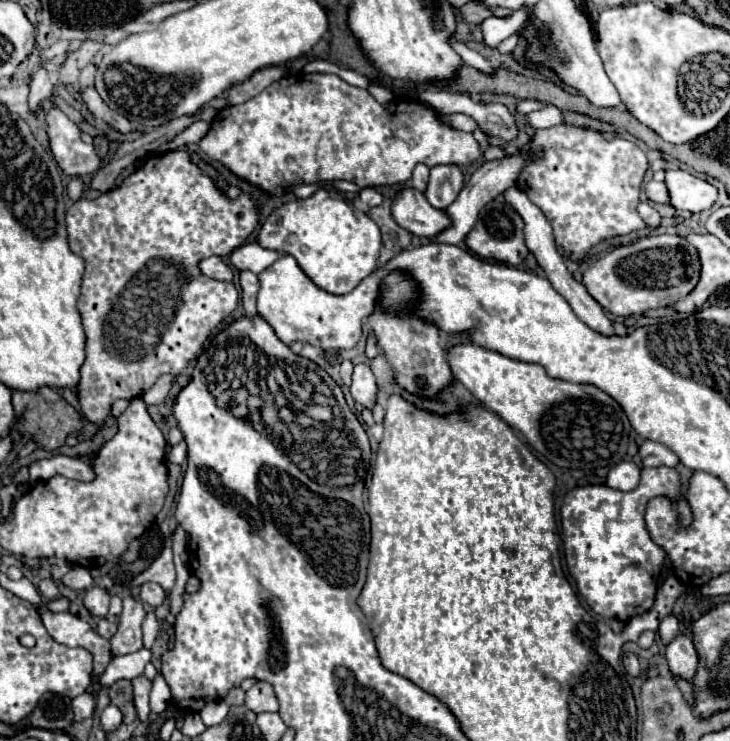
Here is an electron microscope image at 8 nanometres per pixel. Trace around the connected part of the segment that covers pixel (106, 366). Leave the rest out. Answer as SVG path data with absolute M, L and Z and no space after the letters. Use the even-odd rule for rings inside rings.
M187 151L149 155L143 167L119 187L101 193L97 199L79 199L71 205L67 211L67 235L71 251L85 259L85 277L77 307L87 335L87 357L81 365L81 379L75 391L79 409L89 421L105 421L113 401L143 395L161 373L179 375L203 351L207 337L237 307L237 289L233 283L205 277L197 263L215 253L237 249L253 233L257 221L255 201L249 195L229 201L189 161Z

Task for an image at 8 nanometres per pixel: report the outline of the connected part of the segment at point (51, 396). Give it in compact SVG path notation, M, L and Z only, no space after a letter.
M39 387L37 391L19 391L13 389L13 407L15 407L15 417L25 419L19 421L19 431L27 431L33 435L33 439L43 447L43 449L59 449L65 445L65 439L69 433L75 433L81 429L81 417L75 407L65 403L61 395L57 395L51 387Z

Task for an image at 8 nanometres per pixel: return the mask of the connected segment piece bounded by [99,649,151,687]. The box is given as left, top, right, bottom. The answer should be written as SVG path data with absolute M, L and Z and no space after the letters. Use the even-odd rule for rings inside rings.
M139 649L139 651L129 653L129 655L113 657L111 665L101 675L99 685L101 687L111 687L119 679L135 679L137 675L143 673L143 669L149 661L151 661L151 651L147 651L147 649Z

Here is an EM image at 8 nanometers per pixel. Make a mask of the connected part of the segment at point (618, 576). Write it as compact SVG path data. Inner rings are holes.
M643 467L641 469L641 481L633 493L623 493L617 489L609 489L607 485L587 485L587 487L575 487L571 489L561 505L561 525L563 525L563 547L565 547L565 561L571 577L577 583L579 595L587 601L587 605L601 617L607 619L619 619L623 623L631 621L637 615L643 615L651 609L655 601L657 581L663 567L666 553L651 541L651 537L645 537L645 505L649 499L665 495L669 497L679 513L679 523L687 527L691 523L691 509L687 501L681 497L681 475L673 467Z

